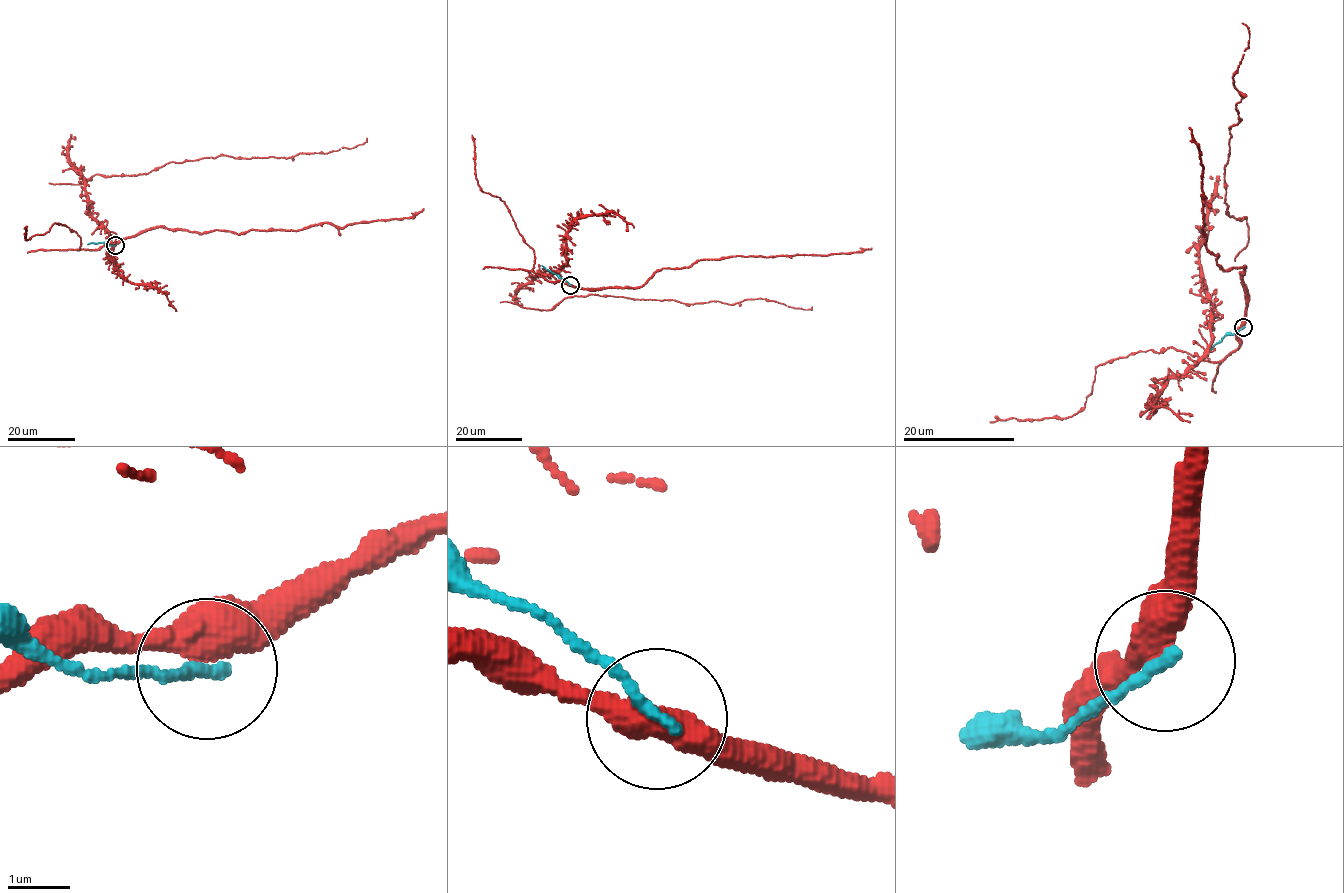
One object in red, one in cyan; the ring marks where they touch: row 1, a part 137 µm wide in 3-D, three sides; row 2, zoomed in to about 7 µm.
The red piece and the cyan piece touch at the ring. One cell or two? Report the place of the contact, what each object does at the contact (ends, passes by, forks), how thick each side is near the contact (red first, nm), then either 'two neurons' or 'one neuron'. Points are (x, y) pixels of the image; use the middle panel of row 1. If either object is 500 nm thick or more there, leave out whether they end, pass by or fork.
at (570, 285); red passes by; cyan ends there; 480 nm thick on the red side, 200 nm on the other; two neurons

